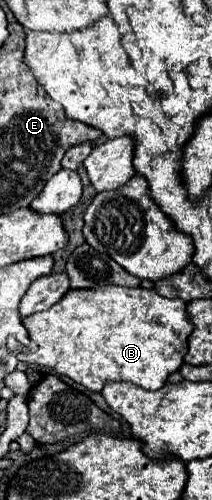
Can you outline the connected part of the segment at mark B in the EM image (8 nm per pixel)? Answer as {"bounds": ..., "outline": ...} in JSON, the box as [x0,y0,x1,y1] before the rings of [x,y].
{"bounds":[17,284,193,392],"outline":[[[103,284],[103,288],[69,290],[57,304],[43,312],[23,318],[29,330],[29,346],[17,352],[17,358],[31,366],[47,366],[57,374],[69,376],[91,392],[101,392],[107,380],[127,380],[147,390],[159,390],[171,372],[177,372],[187,352],[187,338],[193,324],[187,316],[187,302],[181,298],[163,298],[155,288],[121,288],[117,284]]]}

